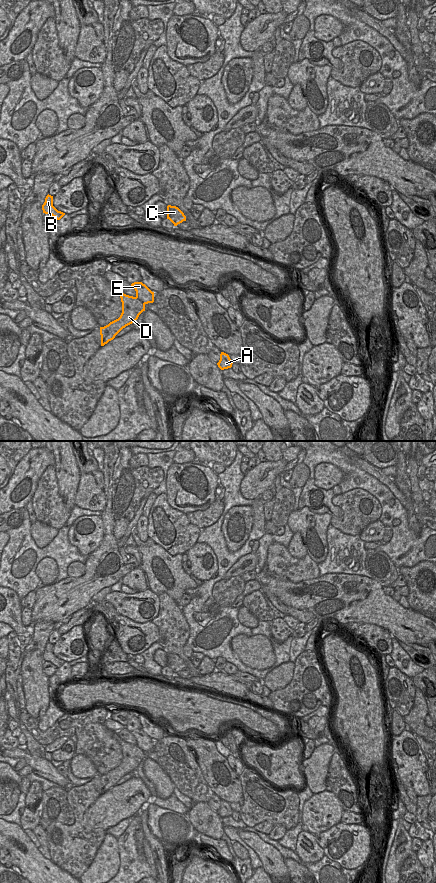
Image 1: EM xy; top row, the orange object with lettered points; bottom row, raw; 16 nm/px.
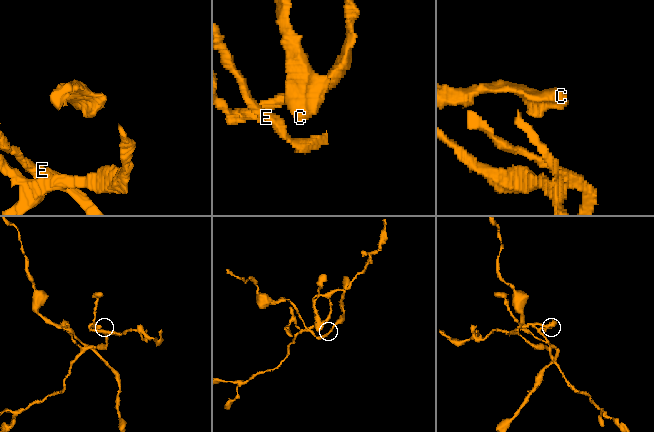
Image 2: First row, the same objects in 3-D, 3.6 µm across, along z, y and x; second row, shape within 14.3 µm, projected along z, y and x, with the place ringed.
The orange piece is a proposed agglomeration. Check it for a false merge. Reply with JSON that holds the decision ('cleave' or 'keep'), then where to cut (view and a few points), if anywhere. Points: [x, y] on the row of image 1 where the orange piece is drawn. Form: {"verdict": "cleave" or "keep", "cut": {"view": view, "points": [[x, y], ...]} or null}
{"verdict": "cleave", "cut": {"view": "xy", "points": [[136, 296], [144, 304]]}}

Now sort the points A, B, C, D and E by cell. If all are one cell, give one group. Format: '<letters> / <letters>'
A E / B C D

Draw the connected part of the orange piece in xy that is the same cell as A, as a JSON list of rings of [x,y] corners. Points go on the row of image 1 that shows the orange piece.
[[[221,352],[220,354],[220,360],[219,362],[217,363],[218,367],[221,369],[221,370],[224,370],[224,369],[228,369],[228,368],[231,368],[232,367],[232,361],[229,357],[228,354],[224,353],[224,352]]]

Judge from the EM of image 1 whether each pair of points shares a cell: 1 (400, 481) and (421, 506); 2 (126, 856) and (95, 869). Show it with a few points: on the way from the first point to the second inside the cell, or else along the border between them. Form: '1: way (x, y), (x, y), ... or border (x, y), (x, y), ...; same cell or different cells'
1: border (406, 470), (410, 497), (416, 512); different cells
2: border (116, 839), (119, 855), (118, 872); different cells

